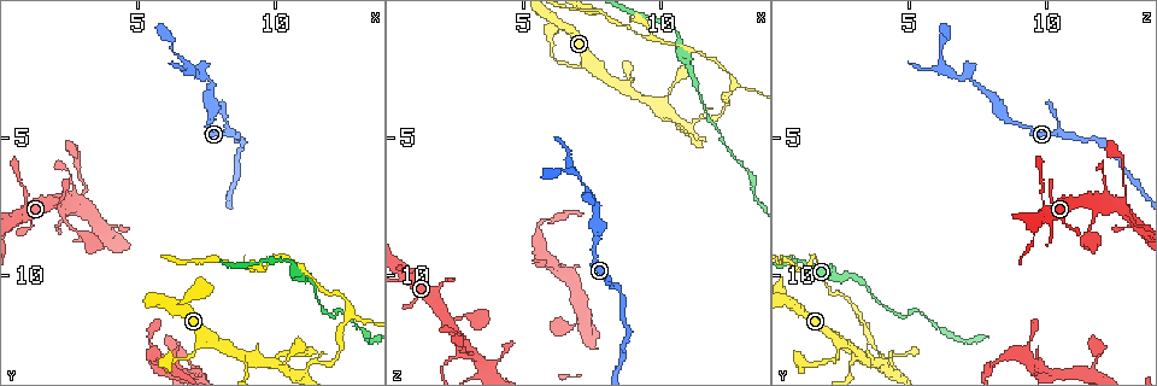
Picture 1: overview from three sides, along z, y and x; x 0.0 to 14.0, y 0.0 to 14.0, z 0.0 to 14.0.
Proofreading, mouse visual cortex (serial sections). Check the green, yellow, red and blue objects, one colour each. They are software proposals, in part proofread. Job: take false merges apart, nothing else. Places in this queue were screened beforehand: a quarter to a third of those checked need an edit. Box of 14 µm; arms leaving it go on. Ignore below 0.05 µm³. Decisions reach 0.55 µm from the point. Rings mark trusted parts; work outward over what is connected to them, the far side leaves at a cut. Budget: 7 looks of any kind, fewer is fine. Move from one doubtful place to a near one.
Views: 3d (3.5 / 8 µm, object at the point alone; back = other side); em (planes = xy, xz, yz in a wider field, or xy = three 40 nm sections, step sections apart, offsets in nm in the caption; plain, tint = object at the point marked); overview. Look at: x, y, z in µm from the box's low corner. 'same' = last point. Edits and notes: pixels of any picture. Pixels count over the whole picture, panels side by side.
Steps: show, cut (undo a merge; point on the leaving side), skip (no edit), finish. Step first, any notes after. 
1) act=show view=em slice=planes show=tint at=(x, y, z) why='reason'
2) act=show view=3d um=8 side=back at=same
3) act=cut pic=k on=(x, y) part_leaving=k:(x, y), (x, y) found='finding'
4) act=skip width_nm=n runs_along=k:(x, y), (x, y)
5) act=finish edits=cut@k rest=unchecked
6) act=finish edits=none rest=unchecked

act=show view=3d um=8 at=(6.5, 2.0, 6.3)

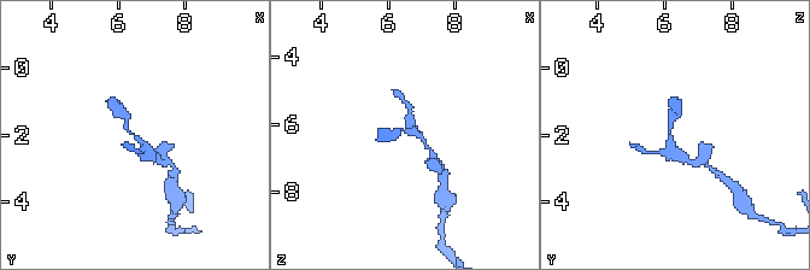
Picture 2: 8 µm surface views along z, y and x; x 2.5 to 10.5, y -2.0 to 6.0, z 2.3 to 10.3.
act=show view=em slice=xy step=5 show=tint at=(6.6, 2.0, 6.2) why='now the EM'

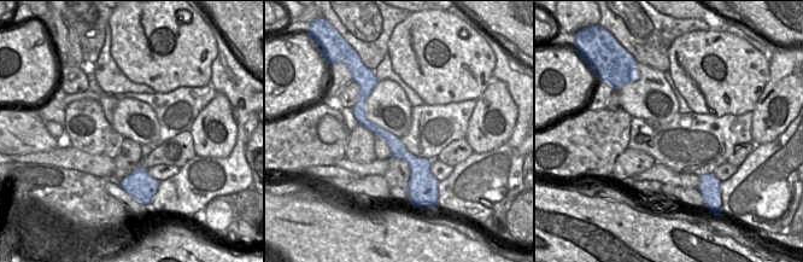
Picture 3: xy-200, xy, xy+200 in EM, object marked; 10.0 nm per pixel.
act=skip width_nm=150 runs_along=3:(362, 100), (361, 116), (429, 178) found='all the same cell'

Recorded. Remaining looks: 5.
act=show view=3d um=3.5 at=(11.1, 13.3, 4.5) why='abrupt turn'

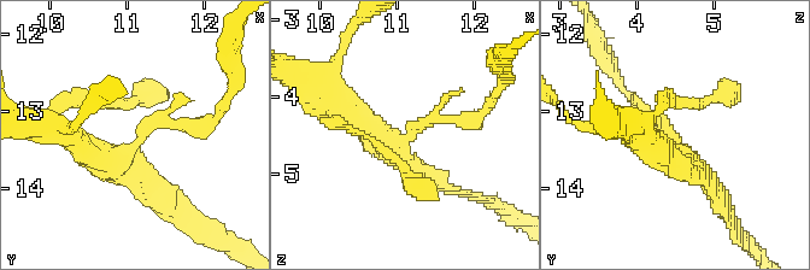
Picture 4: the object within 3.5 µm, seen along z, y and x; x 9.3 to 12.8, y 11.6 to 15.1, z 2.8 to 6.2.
act=show view=em slice=planes show=tint at=(11.25, 13.30, 4.45)

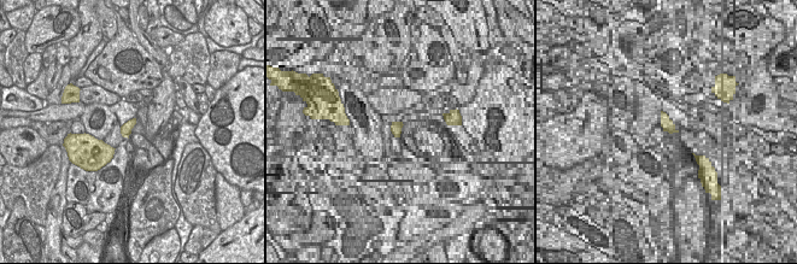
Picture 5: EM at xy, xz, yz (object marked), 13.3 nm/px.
act=cut pic=4 on=(489, 105) part_leaving=4:(450, 119), (483, 113), (505, 82), (494, 64) found='a second cell is stuck on'

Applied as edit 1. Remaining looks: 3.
act=show view=overview why='see it whole again'

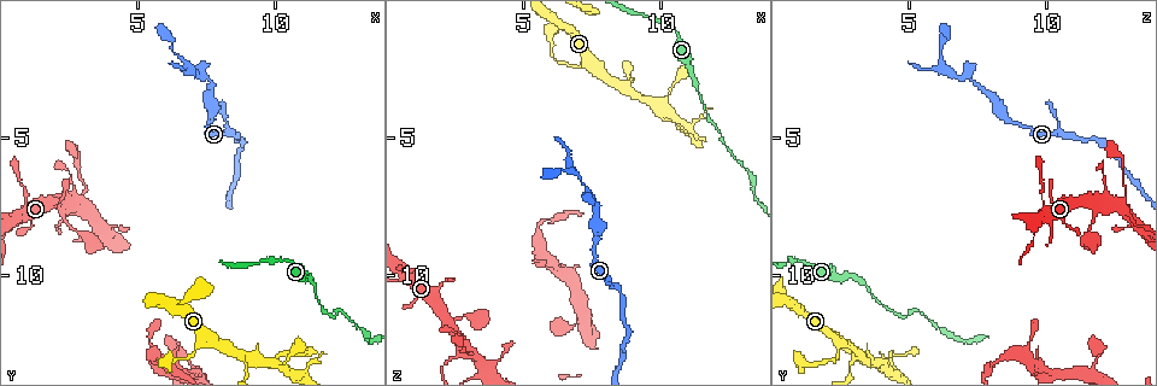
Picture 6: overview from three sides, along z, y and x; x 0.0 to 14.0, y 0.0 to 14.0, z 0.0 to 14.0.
act=show view=3d um=3.5 at=(2.9, 7.6, 12.7) why='four-way junction'

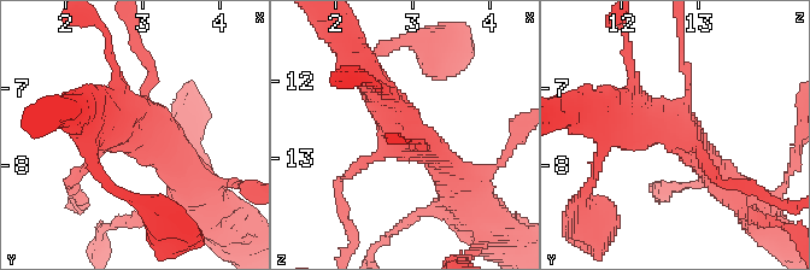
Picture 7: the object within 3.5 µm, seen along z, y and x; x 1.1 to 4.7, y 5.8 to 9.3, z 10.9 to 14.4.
act=show view=em slice=planes show=tint at=(2.90, 7.55, 12.75) arms=4 arm_widths_nm=100,150,350,400 why='now the EM'

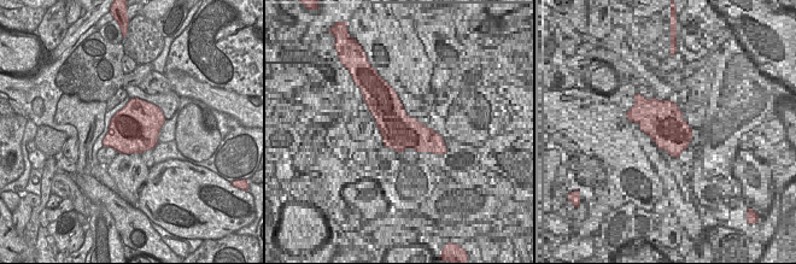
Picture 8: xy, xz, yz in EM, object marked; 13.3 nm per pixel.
act=cut pic=7 on=(81, 171) found='two cells meet here'

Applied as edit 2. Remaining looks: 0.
act=finish edits=cut@4,cut@7 rest=unchecked

